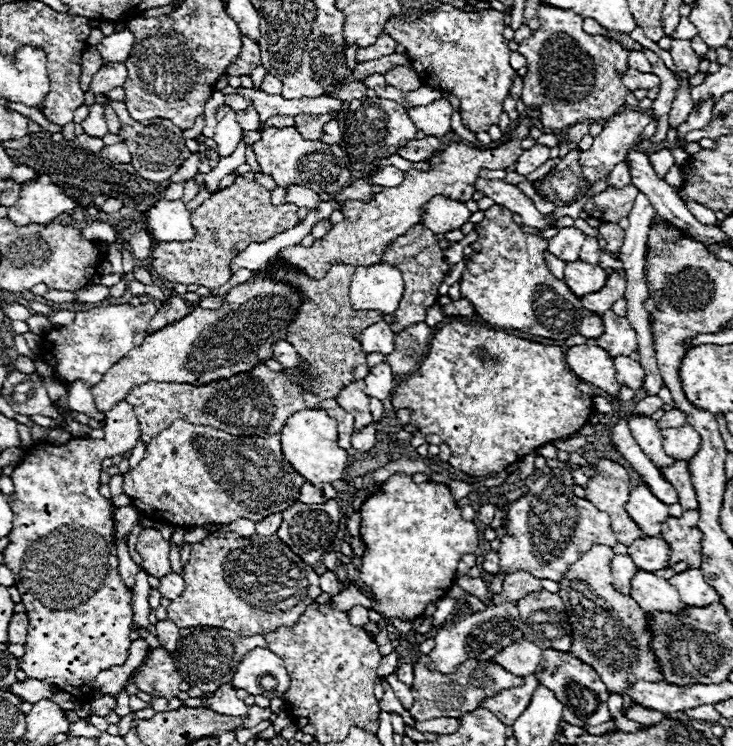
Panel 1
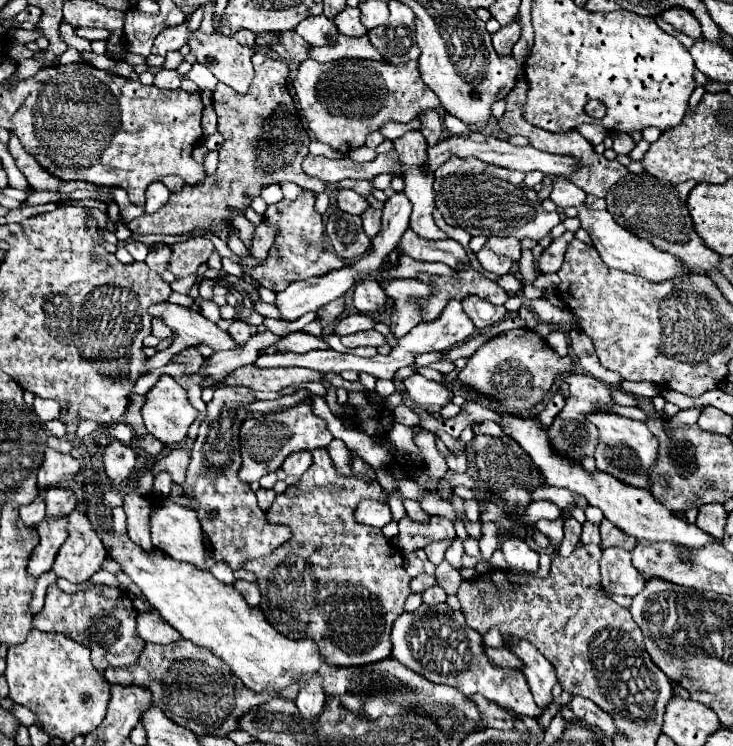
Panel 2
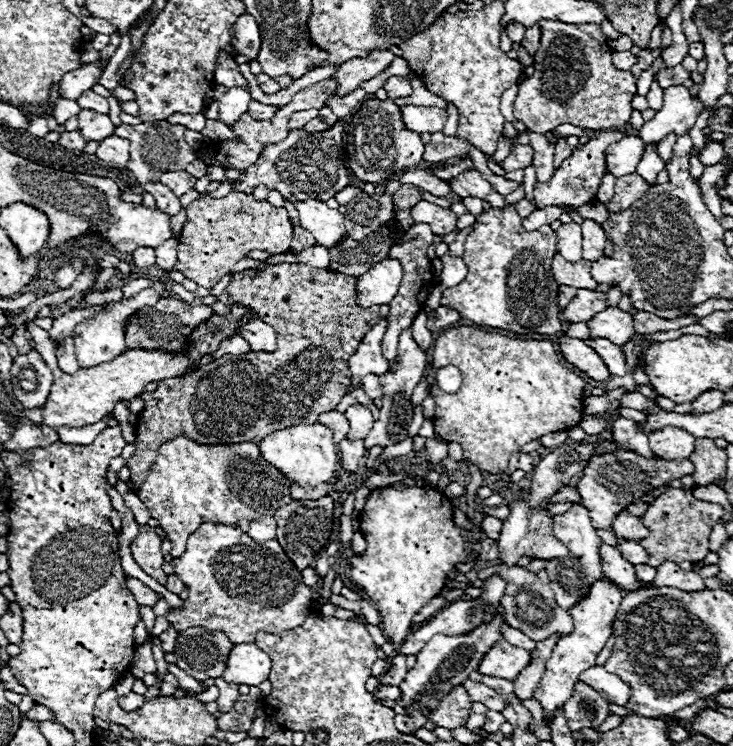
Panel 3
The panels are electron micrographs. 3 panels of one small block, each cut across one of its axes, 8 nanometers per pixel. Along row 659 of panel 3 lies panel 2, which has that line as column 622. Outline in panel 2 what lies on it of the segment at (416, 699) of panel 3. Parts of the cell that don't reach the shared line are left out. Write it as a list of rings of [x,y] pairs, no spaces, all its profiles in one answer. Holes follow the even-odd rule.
[[[602,412],[590,414],[588,420],[592,424],[596,424],[600,430],[600,438],[598,438],[596,454],[594,454],[596,468],[600,472],[614,476],[616,480],[620,480],[628,486],[650,490],[650,468],[658,462],[660,442],[648,430],[648,426],[638,422],[638,420],[630,420],[630,418],[624,418],[618,414],[602,414]]]

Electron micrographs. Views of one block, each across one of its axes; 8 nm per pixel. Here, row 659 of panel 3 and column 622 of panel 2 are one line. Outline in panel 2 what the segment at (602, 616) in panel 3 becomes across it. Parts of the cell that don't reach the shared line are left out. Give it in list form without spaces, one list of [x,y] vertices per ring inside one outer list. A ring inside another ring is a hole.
[[[608,548],[602,550],[600,560],[600,572],[602,572],[602,586],[610,594],[622,594],[622,596],[636,596],[644,590],[644,576],[640,570],[632,566],[630,552],[620,548]]]

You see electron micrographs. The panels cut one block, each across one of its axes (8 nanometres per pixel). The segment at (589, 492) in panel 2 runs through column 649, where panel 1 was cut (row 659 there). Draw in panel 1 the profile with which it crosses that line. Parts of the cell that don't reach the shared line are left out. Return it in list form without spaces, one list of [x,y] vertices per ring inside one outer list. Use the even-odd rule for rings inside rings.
[[[522,638],[518,642],[506,646],[502,652],[498,652],[492,658],[496,660],[496,664],[502,664],[502,668],[506,668],[508,672],[514,672],[516,676],[528,676],[528,674],[536,672],[540,654],[542,654],[542,648],[538,648],[536,644]]]

